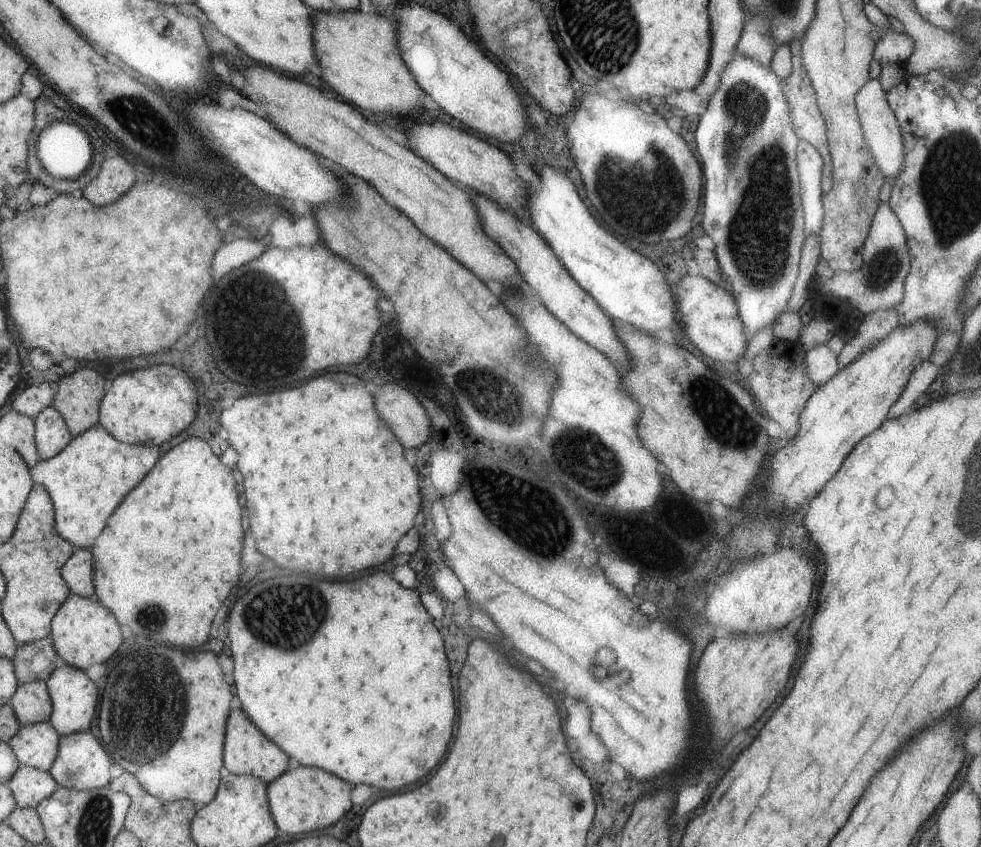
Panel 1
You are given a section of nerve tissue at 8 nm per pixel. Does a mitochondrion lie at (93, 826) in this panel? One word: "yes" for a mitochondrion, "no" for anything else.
yes

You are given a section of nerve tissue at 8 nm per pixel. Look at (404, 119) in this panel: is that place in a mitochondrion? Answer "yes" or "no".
no

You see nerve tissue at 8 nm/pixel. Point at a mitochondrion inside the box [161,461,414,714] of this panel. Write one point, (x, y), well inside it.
(292, 617)

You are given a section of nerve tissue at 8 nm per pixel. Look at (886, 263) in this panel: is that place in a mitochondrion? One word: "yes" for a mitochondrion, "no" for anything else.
yes

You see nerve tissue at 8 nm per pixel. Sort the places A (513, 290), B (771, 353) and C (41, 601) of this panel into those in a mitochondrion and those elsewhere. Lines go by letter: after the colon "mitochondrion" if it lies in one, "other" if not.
A: other
B: other
C: mitochondrion

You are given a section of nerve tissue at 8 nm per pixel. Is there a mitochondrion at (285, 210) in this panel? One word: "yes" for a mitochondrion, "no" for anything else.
no

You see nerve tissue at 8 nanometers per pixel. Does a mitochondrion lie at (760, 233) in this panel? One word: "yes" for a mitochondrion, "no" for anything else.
yes

